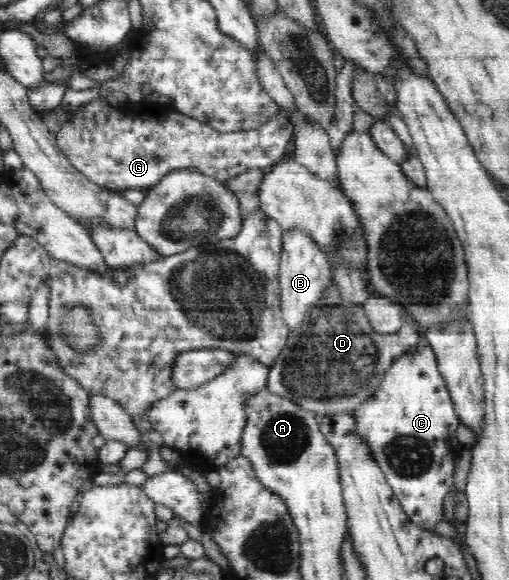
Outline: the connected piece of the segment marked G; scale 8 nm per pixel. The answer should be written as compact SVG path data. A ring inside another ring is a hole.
M102 97L80 106L62 123L57 136L58 148L80 174L90 182L110 191L149 189L163 176L179 168L196 169L206 176L226 181L257 168L268 169L282 162L288 144L295 136L286 114L276 115L258 129L218 132L206 123L176 112L170 118L154 114L148 118L132 116L121 106L113 107Z

